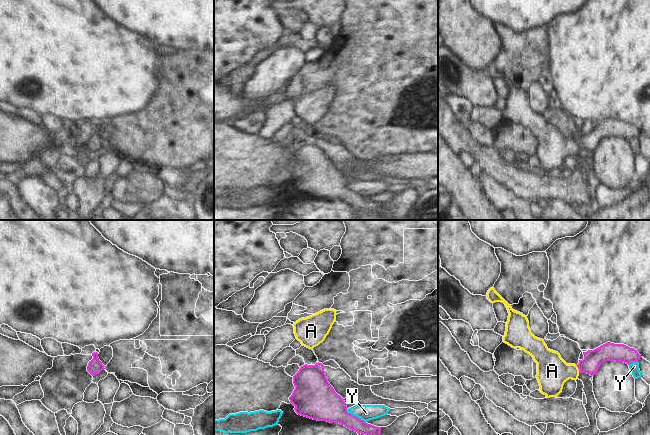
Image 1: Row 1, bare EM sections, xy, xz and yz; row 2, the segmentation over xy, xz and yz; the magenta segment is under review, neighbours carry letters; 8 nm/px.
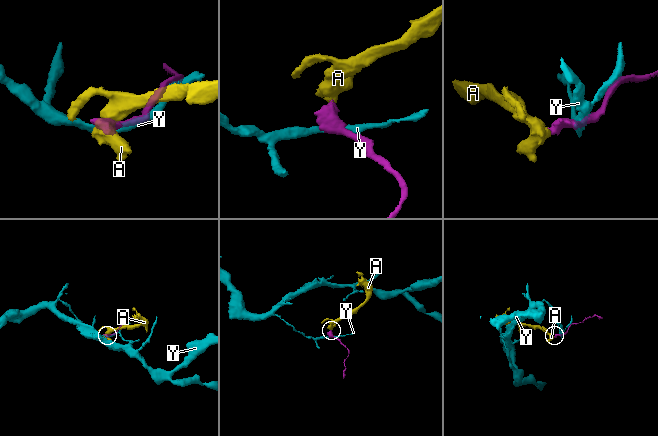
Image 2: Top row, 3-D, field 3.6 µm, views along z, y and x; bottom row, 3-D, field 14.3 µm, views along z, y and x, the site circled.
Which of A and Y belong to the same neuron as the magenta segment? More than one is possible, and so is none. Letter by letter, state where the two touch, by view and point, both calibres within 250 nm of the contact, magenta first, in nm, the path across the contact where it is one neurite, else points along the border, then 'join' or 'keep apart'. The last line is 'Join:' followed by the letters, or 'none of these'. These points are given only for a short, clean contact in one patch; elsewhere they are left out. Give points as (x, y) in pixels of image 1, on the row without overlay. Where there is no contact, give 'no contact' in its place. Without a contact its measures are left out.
A: meets magenta in yz at (578, 144); 150 nm thick on the magenta side, 260 nm on the other; runs through yz (593, 135), (587, 141), (578, 144), (572, 147), (552, 147); join
Y: meets magenta in xz at (355, 192); 260 nm thick on the magenta side, 130 nm on the other; keep apart
Join: A

